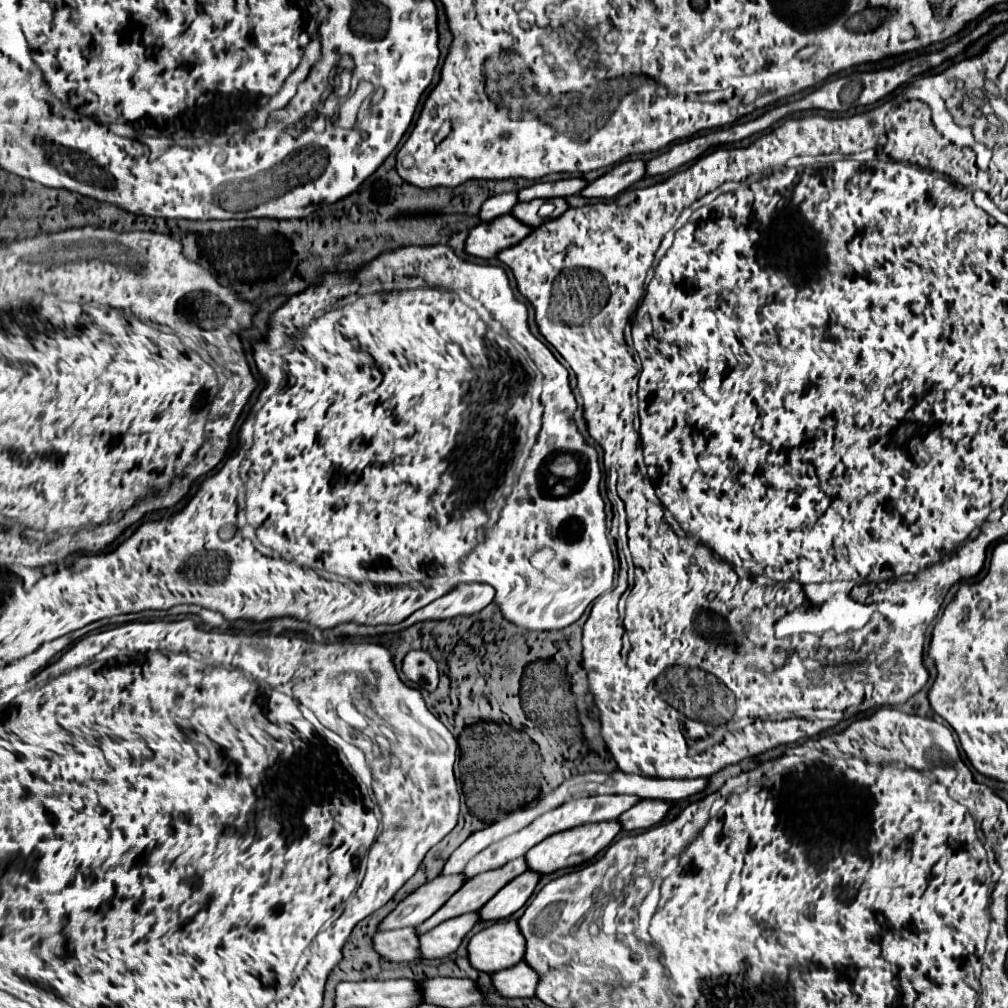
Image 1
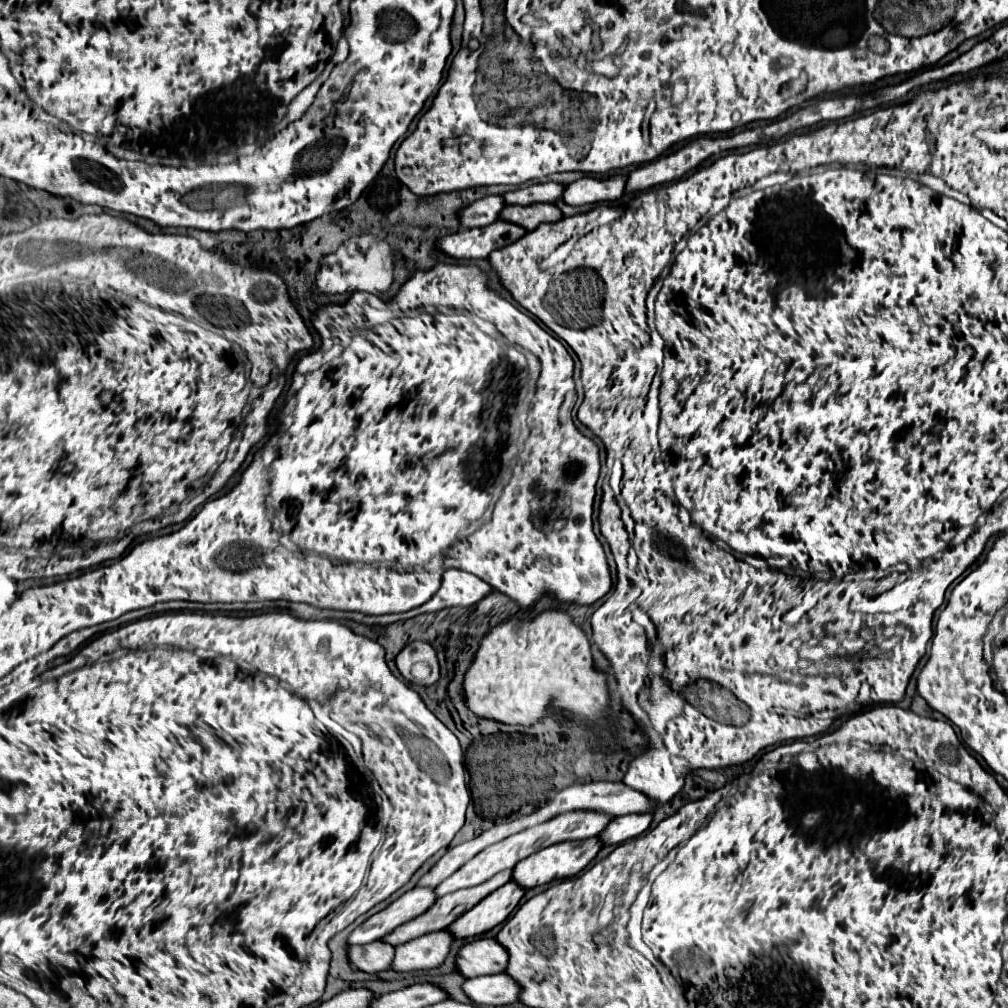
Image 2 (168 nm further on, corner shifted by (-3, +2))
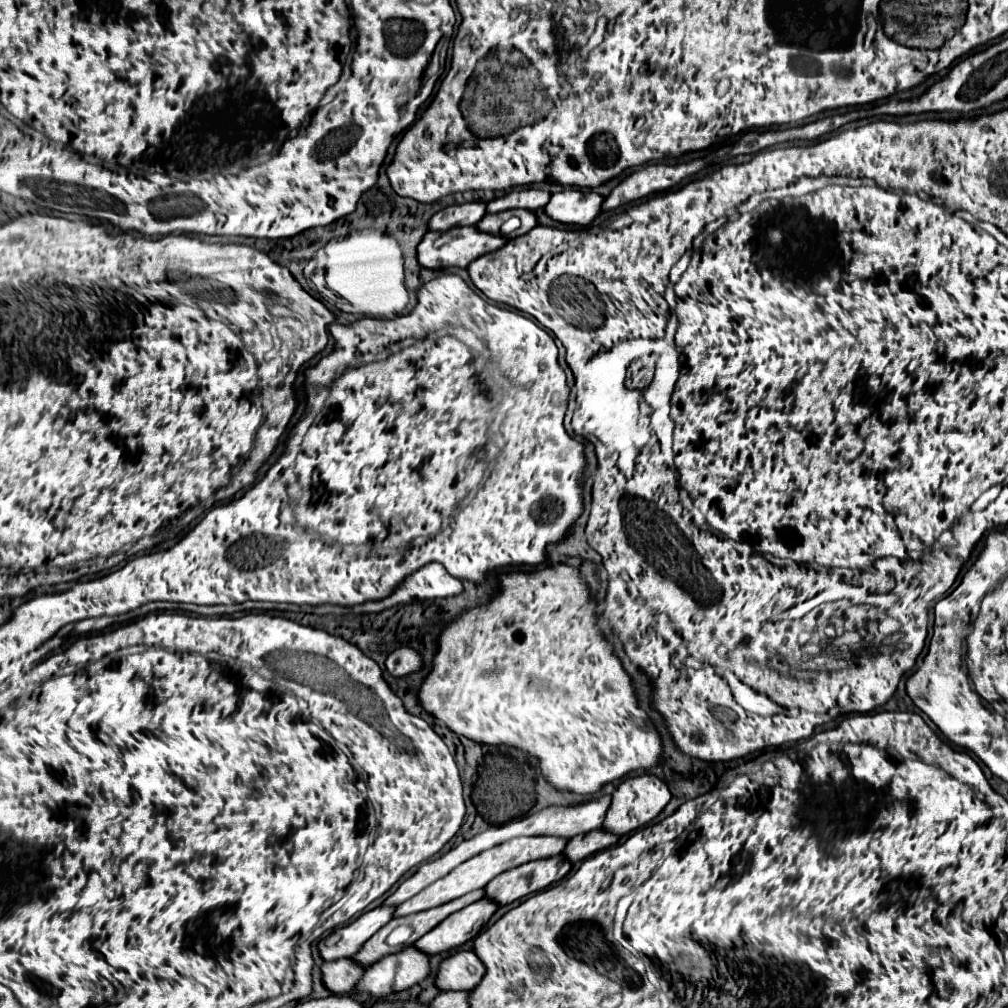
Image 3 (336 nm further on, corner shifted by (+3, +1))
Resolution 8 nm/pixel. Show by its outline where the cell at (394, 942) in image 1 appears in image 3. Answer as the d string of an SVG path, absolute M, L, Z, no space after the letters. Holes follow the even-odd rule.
M338 959L322 965L322 983L334 995L346 995L354 989L364 969L356 965L352 959Z

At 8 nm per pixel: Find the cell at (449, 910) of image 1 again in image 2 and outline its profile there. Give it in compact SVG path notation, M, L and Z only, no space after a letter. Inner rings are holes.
M504 870L504 872L498 872L494 878L490 878L488 882L446 894L446 896L438 898L436 904L428 912L398 926L396 930L386 934L382 940L392 946L398 946L398 944L404 944L422 934L442 930L442 928L450 926L456 918L460 918L464 912L474 908L474 904L478 904L480 900L484 900L488 894L492 894L494 890L498 890L500 886L504 886L510 880L512 880L512 870Z

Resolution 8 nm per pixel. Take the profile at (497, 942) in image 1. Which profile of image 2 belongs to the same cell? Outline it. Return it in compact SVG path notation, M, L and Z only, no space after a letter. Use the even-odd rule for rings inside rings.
M480 938L464 944L456 958L456 968L464 978L484 976L486 972L504 972L508 950L496 938Z

